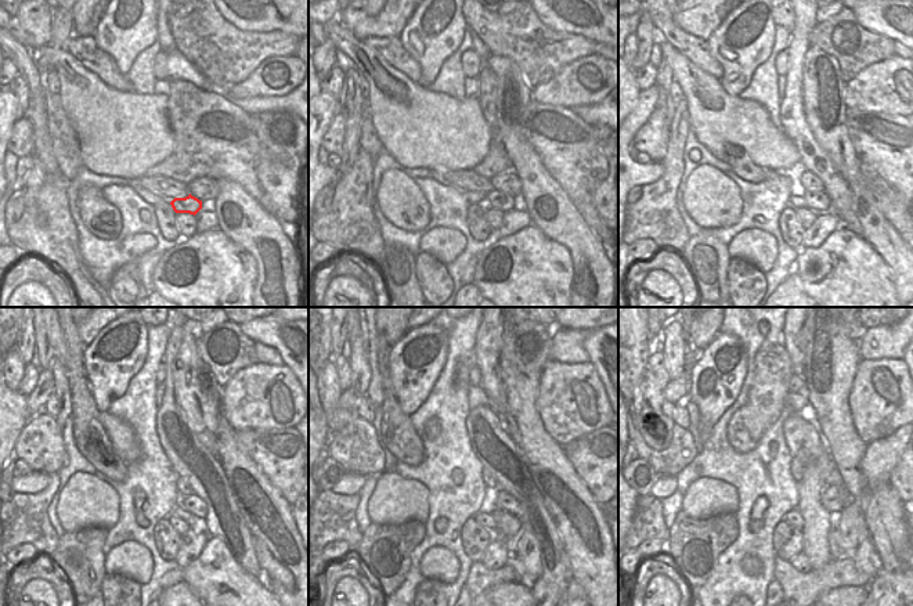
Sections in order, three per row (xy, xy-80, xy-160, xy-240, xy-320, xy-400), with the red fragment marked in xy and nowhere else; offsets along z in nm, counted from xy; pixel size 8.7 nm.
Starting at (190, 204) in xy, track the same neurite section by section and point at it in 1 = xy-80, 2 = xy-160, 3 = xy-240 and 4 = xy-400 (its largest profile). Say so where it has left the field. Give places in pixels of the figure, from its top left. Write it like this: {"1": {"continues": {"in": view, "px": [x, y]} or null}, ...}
{"1": {"continues": {"in": "xy-80", "px": [504, 202]}}, "2": {"continues": {"in": "xy-160", "px": [818, 201]}}, "3": {"continues": {"in": "xy-240", "px": [192, 504]}}, "4": {"continues": {"in": "xy-400", "px": [834, 497]}}}

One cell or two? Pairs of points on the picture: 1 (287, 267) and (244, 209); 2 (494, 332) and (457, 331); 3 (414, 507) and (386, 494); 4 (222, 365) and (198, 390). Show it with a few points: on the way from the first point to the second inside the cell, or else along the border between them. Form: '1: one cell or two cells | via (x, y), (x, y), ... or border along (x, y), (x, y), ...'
1: one cell | via (281, 253), (278, 244), (257, 223)
2: two cells | border along (482, 321), (476, 332), (473, 349)
3: one cell | via (407, 500), (393, 500)
4: two cells | border along (195, 346), (201, 360), (223, 388)

